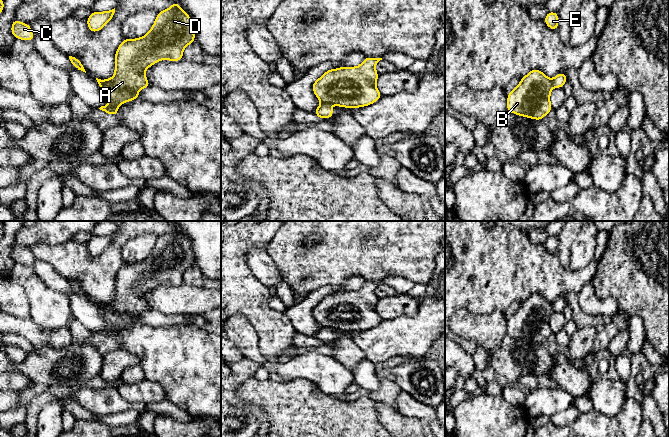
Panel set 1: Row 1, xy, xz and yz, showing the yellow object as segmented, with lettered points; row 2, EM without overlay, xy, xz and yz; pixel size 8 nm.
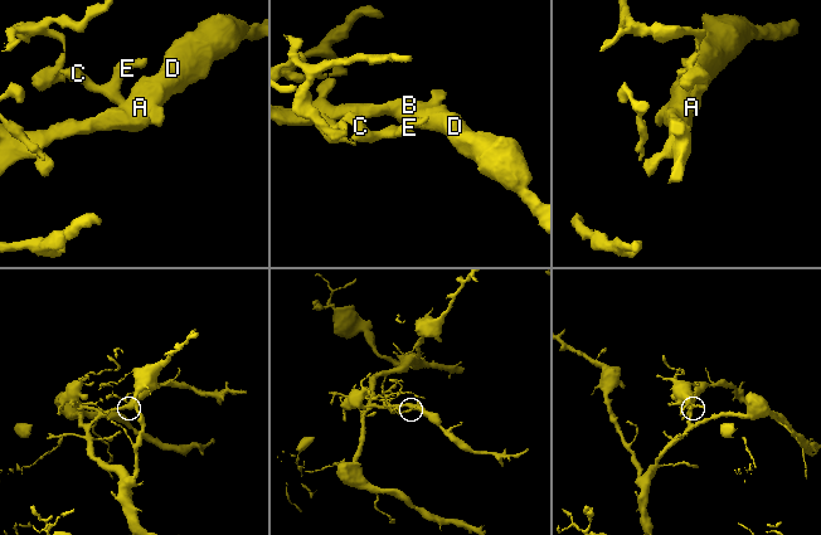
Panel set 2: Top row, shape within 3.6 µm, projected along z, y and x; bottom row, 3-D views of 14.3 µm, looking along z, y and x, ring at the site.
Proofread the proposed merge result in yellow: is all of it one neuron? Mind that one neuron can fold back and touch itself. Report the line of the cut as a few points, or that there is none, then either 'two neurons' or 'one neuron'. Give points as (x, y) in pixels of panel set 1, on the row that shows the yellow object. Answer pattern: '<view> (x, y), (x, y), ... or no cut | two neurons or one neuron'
xz (321, 102), (329, 105) | two neurons

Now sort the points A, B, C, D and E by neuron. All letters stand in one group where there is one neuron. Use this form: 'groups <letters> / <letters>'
groups A B D / C E

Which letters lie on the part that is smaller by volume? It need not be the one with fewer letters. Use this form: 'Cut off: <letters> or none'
Cut off: C, E

